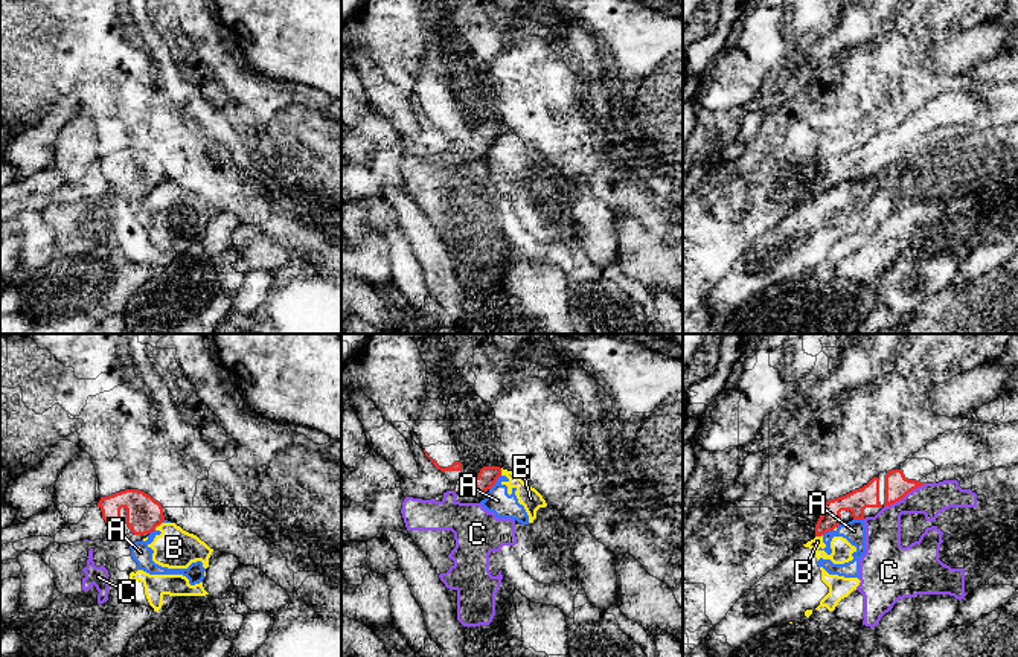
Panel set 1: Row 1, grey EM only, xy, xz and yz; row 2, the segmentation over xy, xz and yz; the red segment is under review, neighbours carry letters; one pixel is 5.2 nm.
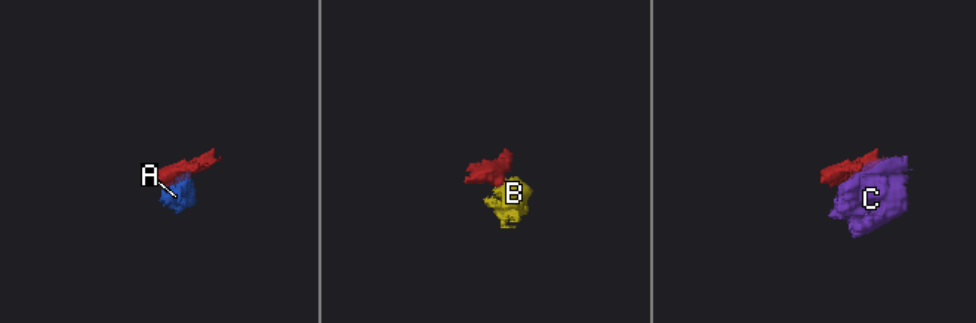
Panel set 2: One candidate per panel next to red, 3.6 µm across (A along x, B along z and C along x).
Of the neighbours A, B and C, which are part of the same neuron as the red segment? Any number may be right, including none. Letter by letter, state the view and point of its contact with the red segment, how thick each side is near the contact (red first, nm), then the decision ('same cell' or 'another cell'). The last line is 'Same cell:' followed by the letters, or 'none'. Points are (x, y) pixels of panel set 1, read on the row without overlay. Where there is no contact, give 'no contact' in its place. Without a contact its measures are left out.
A: contact xz (496, 139); calibres 100 and 130 nm; another cell
B: contact xy (157, 183); calibres 190 and 220 nm; another cell
C: contact yz (904, 154); calibres 130 and 190 nm; another cell
Same cell: none

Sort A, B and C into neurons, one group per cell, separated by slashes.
A B / C

